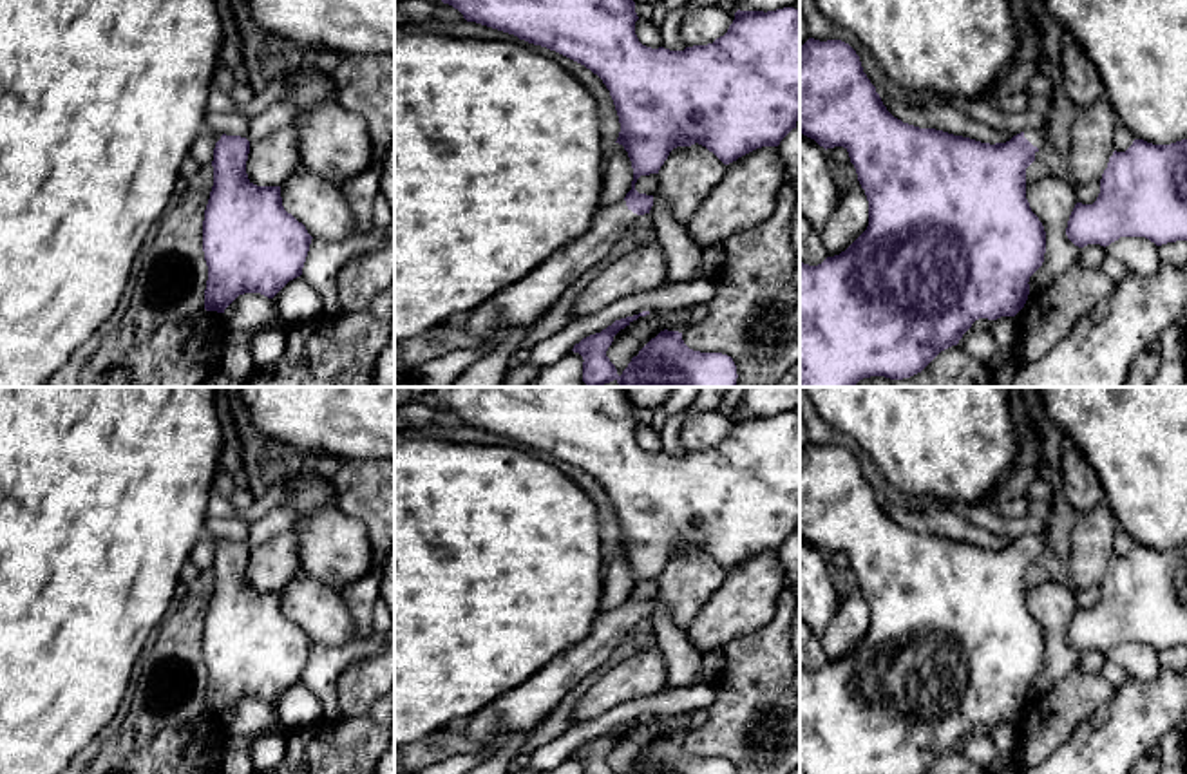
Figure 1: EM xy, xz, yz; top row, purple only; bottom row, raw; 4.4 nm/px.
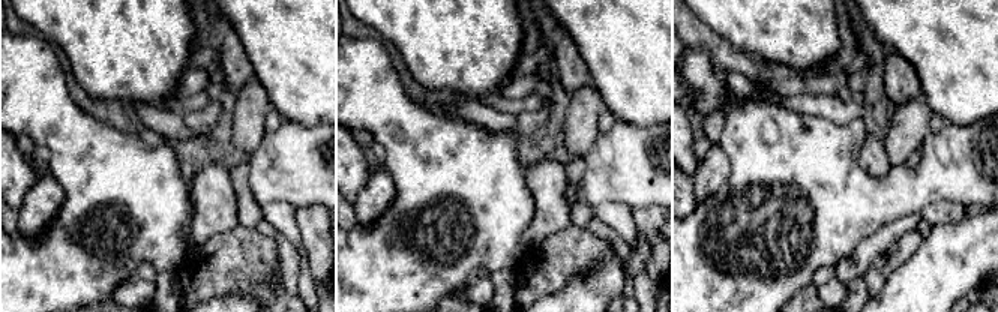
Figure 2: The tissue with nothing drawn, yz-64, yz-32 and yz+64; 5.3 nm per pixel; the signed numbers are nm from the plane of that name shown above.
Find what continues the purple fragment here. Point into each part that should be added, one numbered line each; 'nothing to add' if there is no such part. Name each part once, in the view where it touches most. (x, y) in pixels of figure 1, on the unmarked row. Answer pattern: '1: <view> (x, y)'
1: yz (1035, 541)

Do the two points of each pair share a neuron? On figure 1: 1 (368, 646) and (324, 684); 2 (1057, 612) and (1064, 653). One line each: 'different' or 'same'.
1: same
2: same

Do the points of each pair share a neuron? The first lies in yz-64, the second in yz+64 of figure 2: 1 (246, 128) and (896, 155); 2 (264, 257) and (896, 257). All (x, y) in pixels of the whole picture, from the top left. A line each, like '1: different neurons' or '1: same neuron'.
1: same neuron
2: same neuron

